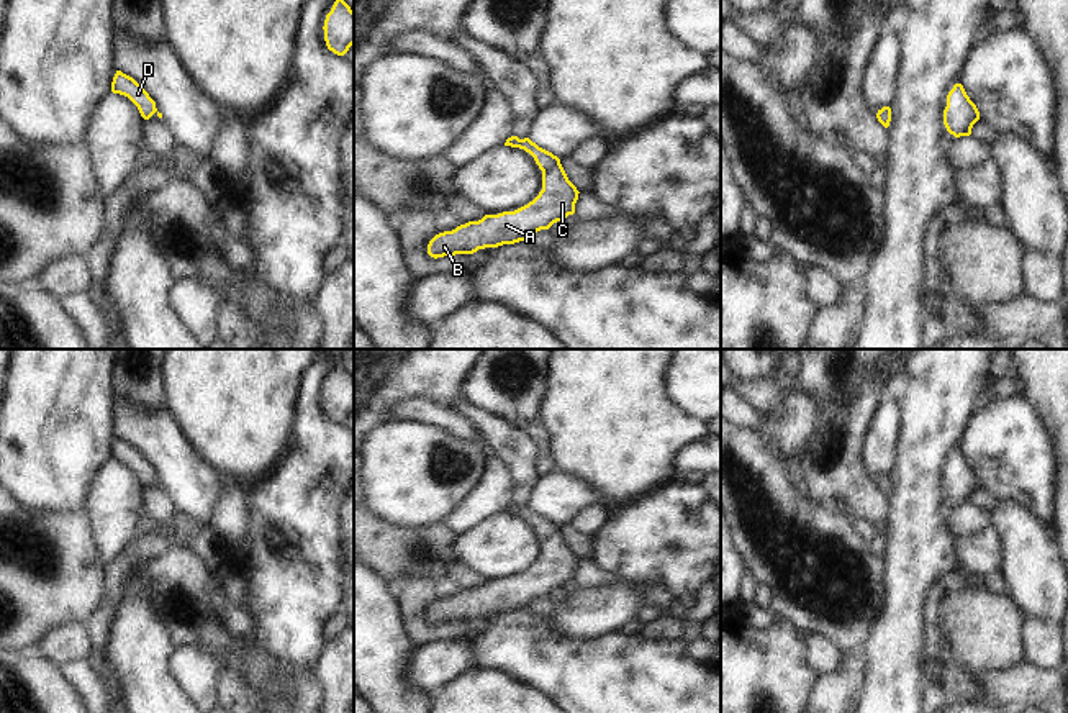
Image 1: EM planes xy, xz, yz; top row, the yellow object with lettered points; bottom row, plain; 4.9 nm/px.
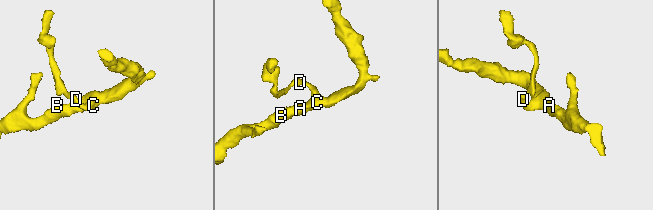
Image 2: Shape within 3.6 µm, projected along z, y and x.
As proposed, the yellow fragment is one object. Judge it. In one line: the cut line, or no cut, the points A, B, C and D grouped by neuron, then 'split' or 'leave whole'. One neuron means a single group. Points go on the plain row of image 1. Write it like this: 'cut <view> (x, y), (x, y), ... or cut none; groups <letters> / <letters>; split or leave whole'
cut none; groups A B C D; leave whole

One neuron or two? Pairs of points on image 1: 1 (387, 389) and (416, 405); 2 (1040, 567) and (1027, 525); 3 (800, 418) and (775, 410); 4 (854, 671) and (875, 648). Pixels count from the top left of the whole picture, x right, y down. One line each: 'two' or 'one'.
1: two
2: one
3: two
4: two

